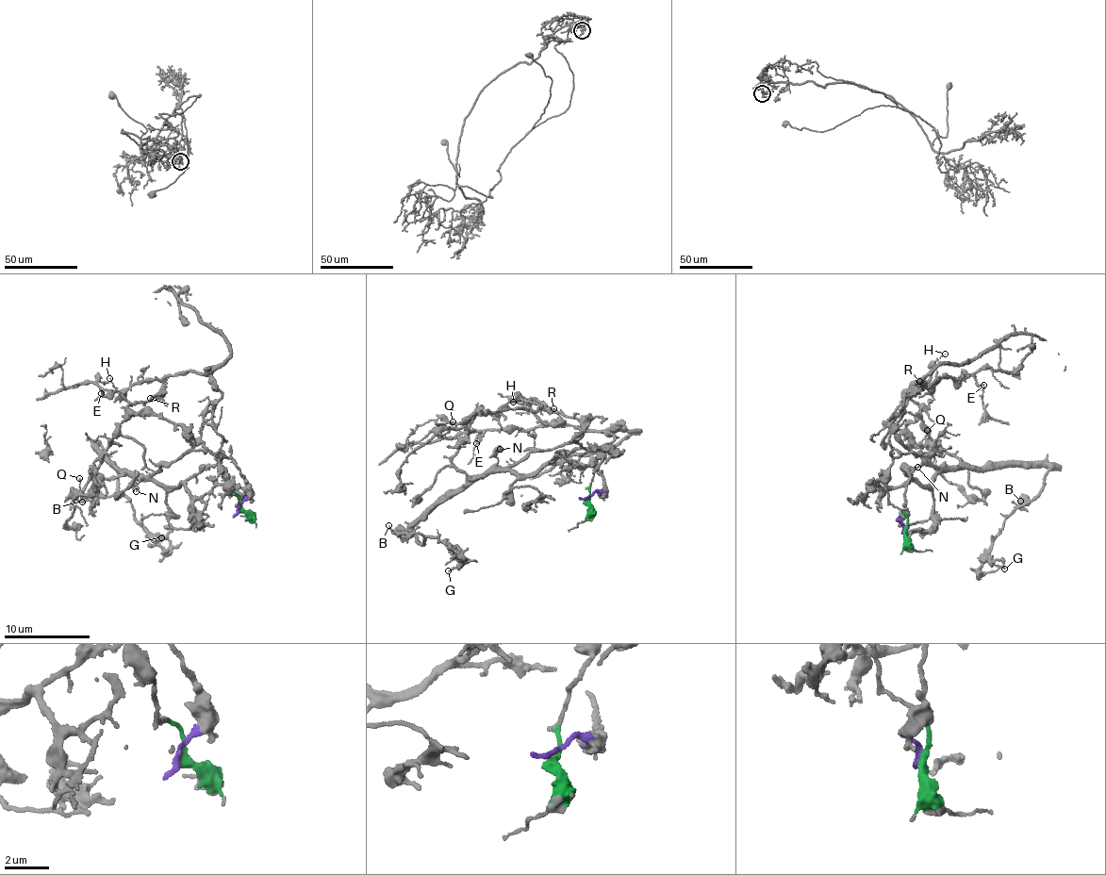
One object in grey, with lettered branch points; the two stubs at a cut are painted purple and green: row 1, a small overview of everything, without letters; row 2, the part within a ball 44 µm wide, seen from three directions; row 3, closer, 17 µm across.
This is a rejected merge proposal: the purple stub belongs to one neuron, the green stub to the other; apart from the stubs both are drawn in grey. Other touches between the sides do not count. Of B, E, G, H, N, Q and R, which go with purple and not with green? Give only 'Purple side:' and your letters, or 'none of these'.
Purple side: B, G, N, Q

